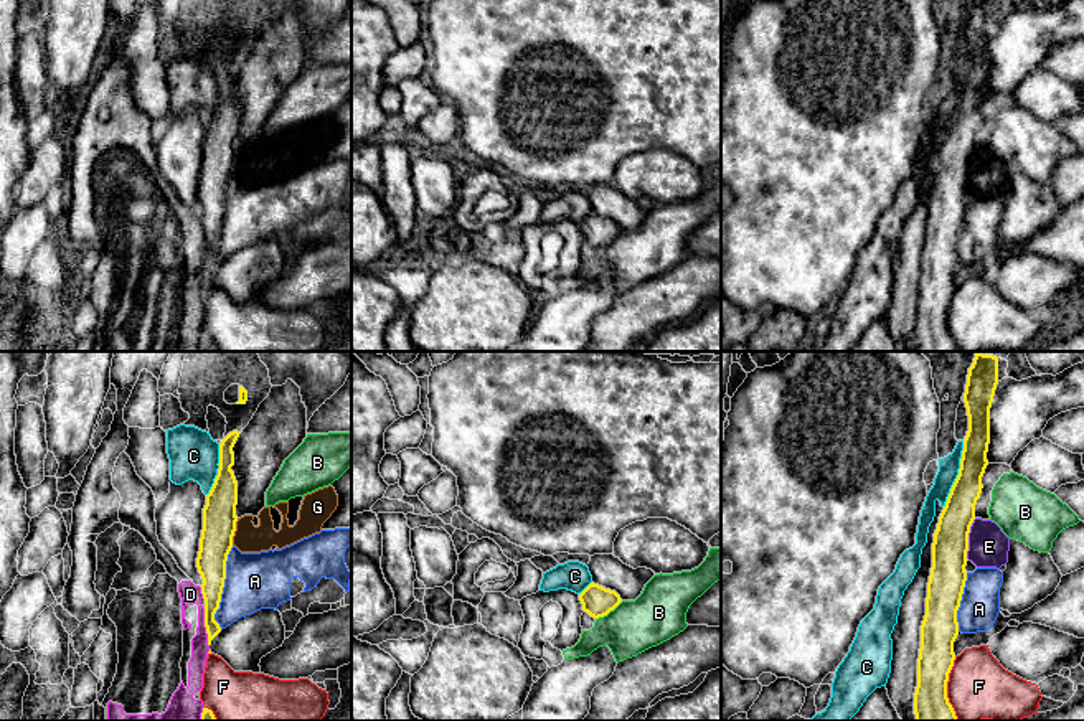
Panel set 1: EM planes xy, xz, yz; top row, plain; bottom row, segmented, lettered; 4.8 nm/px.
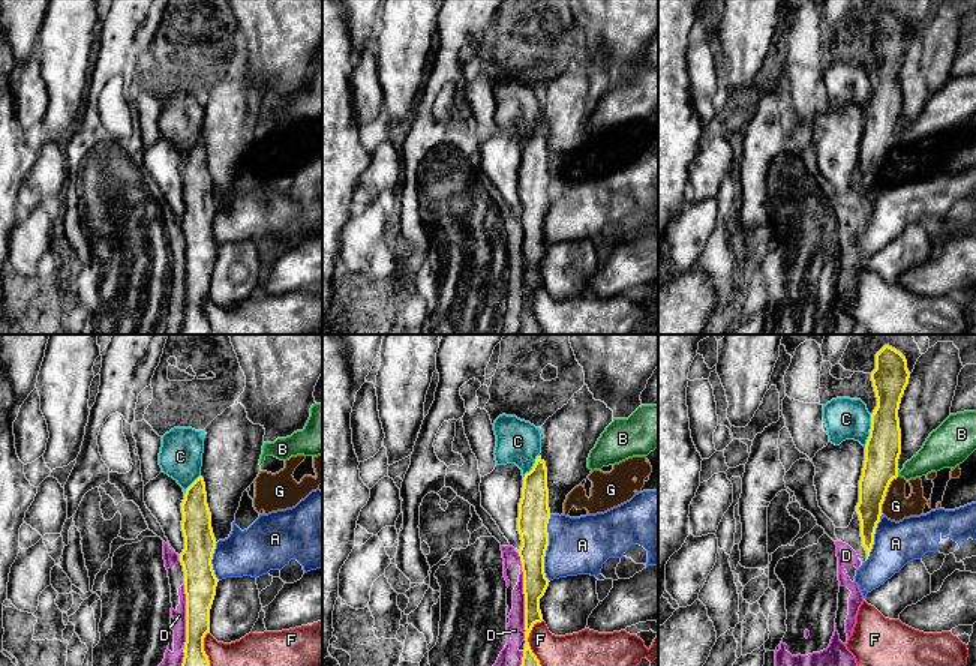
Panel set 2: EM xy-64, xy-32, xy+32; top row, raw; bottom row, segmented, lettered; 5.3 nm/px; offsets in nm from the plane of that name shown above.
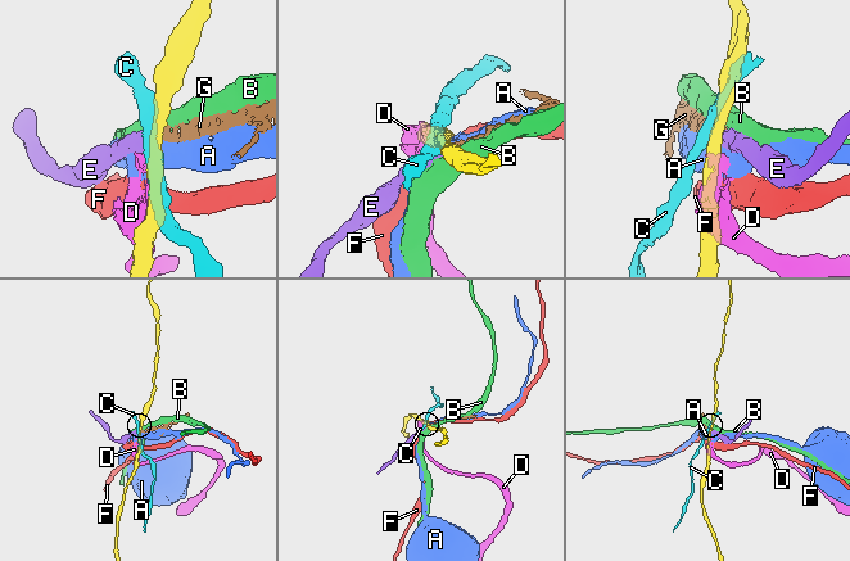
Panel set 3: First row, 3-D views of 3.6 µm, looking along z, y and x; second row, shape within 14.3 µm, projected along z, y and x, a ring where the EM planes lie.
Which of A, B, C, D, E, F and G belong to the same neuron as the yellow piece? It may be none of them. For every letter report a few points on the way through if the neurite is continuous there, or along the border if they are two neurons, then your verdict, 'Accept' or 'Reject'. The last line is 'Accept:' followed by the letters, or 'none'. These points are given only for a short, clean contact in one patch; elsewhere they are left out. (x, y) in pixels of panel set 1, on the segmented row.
A: Boundary: xy (233, 546), (226, 561), (220, 607), (215, 614), (220, 629). Reject
B: Boundary: xz (622, 601), (596, 619). Reject
C: Reject
D: Reject
E: Boundary: yz (975, 518), (969, 533), (967, 560). Reject
F: Boundary: yz (954, 657), (947, 682), (947, 702), (959, 720). Reject
G: Boundary: xy (238, 518), (231, 545). Reject
Accept: none

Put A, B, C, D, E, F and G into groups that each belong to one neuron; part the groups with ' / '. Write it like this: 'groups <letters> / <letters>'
groups A / B / C / D / E G / F

